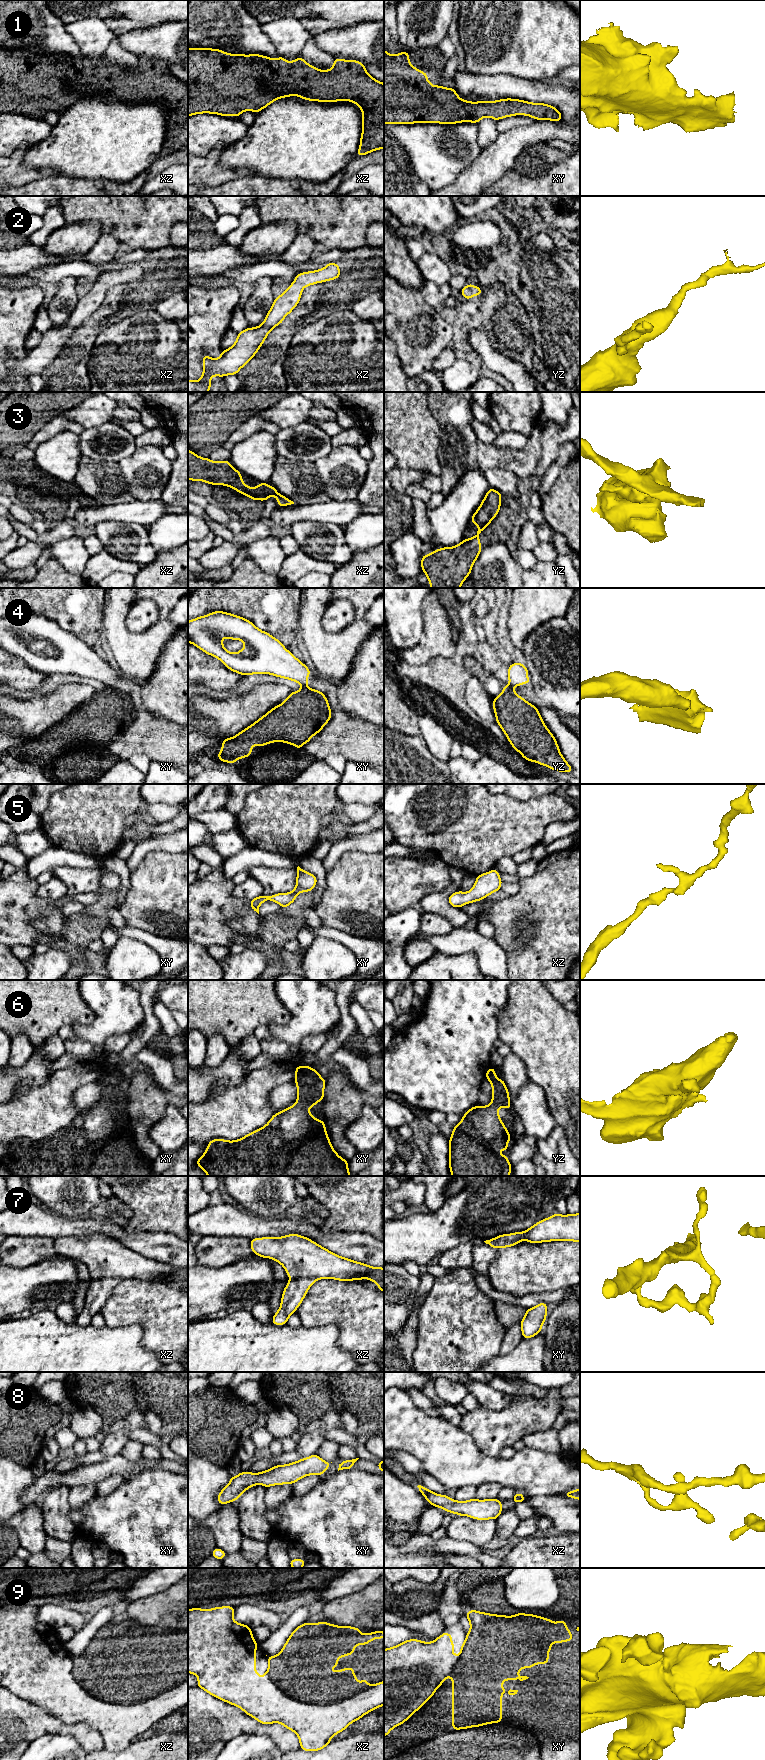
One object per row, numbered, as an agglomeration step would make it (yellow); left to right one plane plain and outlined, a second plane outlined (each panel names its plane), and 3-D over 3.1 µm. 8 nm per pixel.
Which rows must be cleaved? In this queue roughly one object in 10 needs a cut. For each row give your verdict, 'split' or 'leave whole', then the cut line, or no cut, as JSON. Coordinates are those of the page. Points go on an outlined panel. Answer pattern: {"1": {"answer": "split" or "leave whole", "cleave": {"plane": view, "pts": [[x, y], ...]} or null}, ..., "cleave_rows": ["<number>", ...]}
{"1": {"answer": "leave whole", "cleave": null}, "2": {"answer": "leave whole", "cleave": null}, "3": {"answer": "leave whole", "cleave": null}, "4": {"answer": "split", "cleave": {"plane": "yz", "pts": [[509, 685], [513, 689]]}}, "5": {"answer": "leave whole", "cleave": null}, "6": {"answer": "leave whole", "cleave": null}, "7": {"answer": "leave whole", "cleave": null}, "8": {"answer": "leave whole", "cleave": null}, "9": {"answer": "split", "cleave": {"plane": "xz", "pts": [[267, 1670], [271, 1682], [293, 1700], [336, 1702], [368, 1685]]}}, "cleave_rows": ["4", "9"]}

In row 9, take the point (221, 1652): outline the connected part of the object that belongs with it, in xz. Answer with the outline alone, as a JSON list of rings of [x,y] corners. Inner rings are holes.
[[[223,1606],[212,1609],[188,1609],[188,1673],[198,1677],[197,1687],[205,1690],[213,1697],[235,1705],[247,1715],[261,1724],[281,1723],[287,1729],[296,1733],[300,1748],[304,1751],[319,1751],[326,1747],[331,1738],[345,1730],[351,1723],[374,1709],[384,1705],[384,1681],[368,1685],[365,1690],[350,1693],[341,1701],[319,1703],[317,1701],[293,1701],[286,1697],[272,1683],[269,1671],[260,1677],[256,1672],[256,1649],[258,1644],[253,1638],[252,1629],[233,1619],[235,1607]]]

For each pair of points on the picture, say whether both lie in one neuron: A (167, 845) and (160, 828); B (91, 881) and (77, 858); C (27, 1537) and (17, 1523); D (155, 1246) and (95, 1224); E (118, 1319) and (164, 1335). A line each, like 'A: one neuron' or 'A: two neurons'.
A: two neurons
B: two neurons
C: one neuron
D: one neuron
E: one neuron

